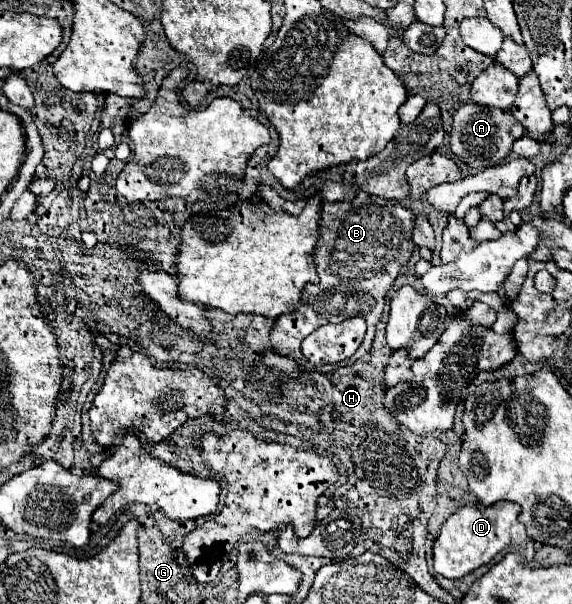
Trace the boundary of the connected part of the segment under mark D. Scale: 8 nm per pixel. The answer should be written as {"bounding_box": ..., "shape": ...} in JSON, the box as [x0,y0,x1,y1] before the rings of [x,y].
{"bounding_box":[434,502,534,578],"shape":[[[496,502],[492,506],[462,506],[444,522],[438,538],[434,540],[434,570],[446,578],[462,578],[510,546],[520,546],[524,552],[528,552],[528,560],[532,560],[534,540],[526,534],[524,524],[518,524],[518,514],[520,506],[512,502]]]}

